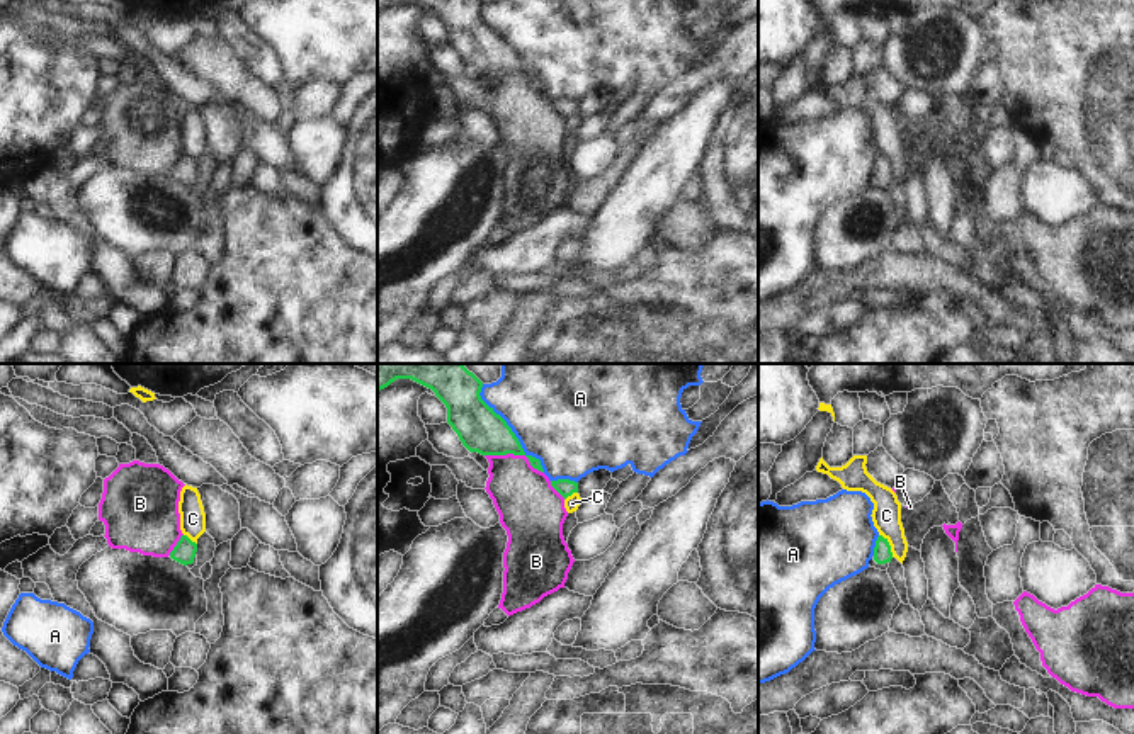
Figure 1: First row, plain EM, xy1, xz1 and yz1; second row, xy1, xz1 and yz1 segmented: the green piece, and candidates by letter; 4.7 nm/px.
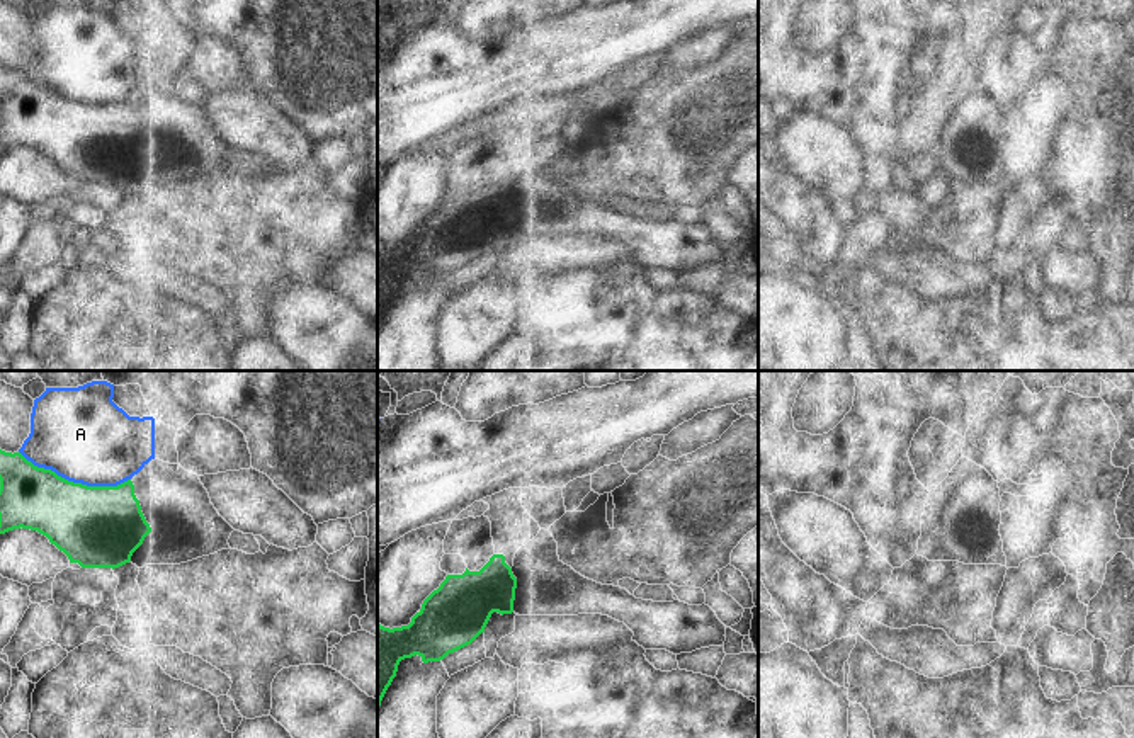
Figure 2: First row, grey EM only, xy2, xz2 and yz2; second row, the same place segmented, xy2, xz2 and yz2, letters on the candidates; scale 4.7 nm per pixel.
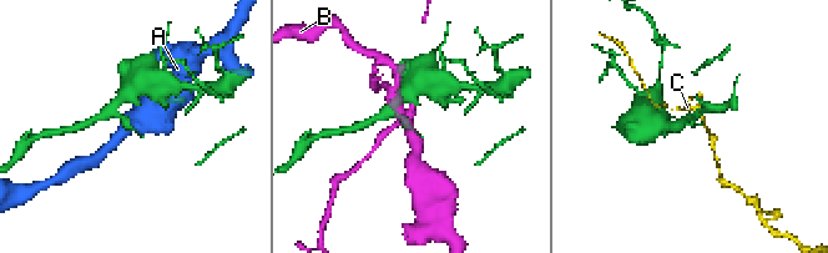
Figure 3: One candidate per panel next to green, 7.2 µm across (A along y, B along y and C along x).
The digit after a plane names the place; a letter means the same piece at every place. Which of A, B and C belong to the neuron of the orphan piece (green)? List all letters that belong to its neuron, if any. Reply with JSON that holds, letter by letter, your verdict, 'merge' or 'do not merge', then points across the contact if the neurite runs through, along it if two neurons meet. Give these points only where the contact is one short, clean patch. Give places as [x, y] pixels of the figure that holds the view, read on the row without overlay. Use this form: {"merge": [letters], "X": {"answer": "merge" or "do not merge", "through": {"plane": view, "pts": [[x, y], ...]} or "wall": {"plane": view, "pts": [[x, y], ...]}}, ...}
{"merge": [], "A": {"answer": "do not merge"}, "B": {"answer": "do not merge"}, "C": {"answer": "do not merge", "wall": {"plane": "yz1", "pts": [[879, 153], [888, 162], [893, 175]]}}}

